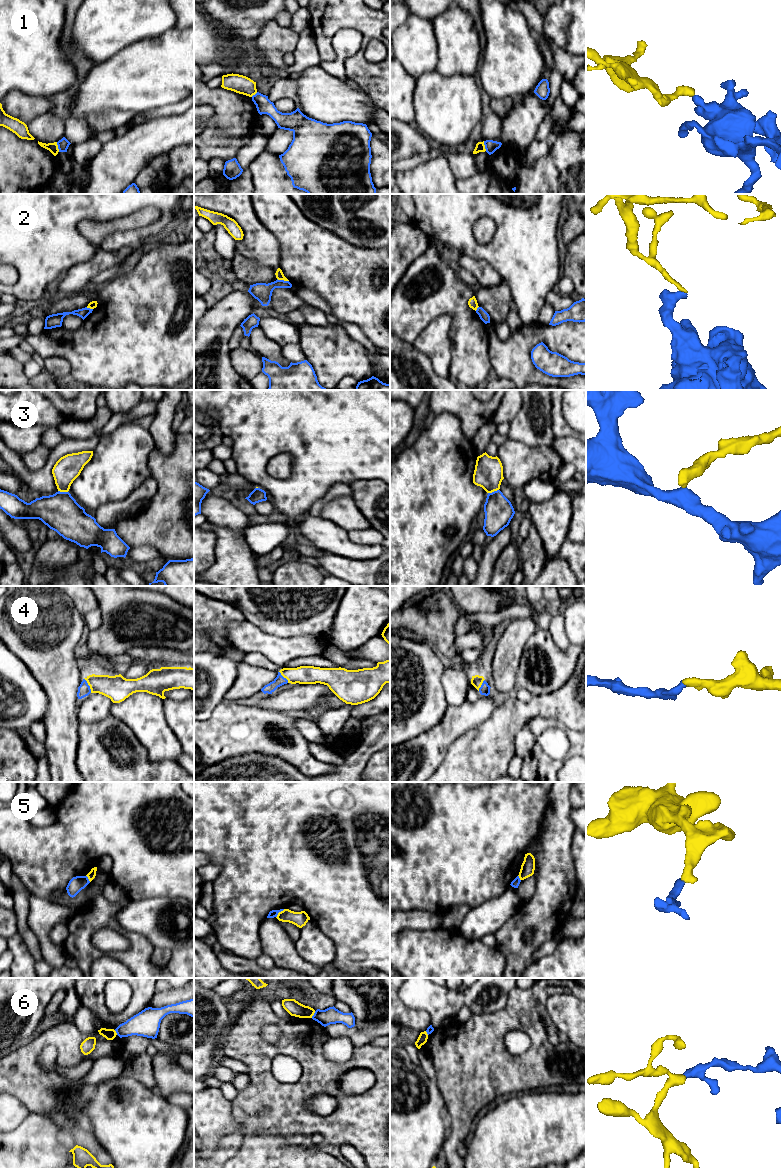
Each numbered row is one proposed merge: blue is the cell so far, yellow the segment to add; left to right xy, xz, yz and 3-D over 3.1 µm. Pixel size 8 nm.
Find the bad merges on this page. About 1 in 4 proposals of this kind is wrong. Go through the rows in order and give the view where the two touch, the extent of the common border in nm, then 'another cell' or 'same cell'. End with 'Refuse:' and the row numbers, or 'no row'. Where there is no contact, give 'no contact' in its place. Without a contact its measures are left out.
1: contact in xy; length 80 nm; another cell
2: contact in xz; length 100 nm; another cell
3: contact in yz; length 90 nm; same cell
4: contact in xy; length 130 nm; same cell
5: contact in xz; length 100 nm; another cell
6: contact in xz; length 70 nm; another cell
Refuse: 1, 2, 5, 6

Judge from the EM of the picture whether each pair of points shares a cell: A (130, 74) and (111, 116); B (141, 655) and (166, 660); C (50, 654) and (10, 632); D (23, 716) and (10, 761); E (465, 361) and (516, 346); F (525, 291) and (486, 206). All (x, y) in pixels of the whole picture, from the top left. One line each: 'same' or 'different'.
A: different
B: same
C: same
D: different
E: different
F: same

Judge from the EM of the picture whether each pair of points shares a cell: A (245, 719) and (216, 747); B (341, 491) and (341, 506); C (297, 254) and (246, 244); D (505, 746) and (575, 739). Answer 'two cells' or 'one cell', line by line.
A: one cell
B: two cells
C: two cells
D: two cells

